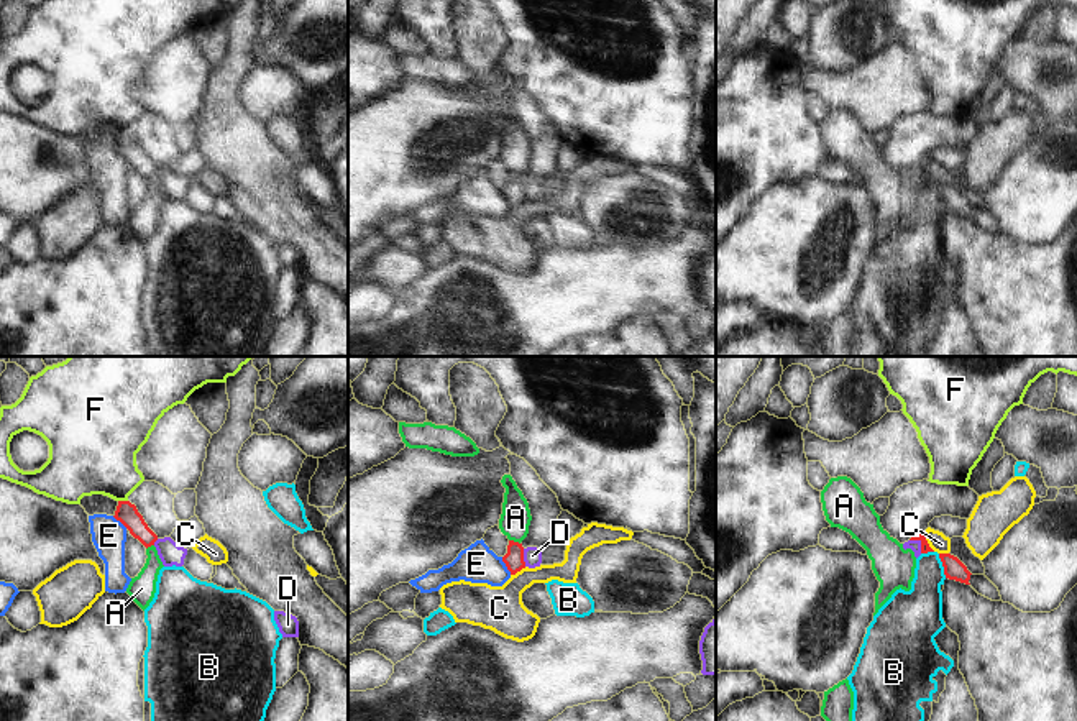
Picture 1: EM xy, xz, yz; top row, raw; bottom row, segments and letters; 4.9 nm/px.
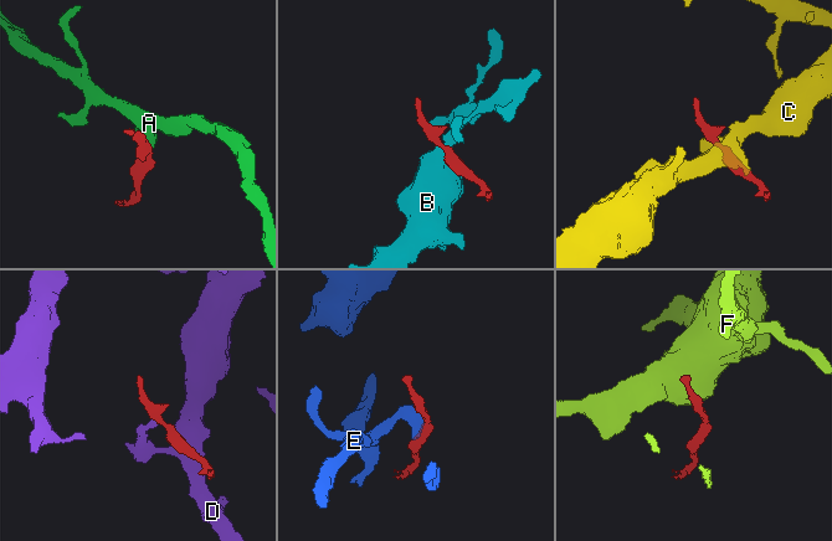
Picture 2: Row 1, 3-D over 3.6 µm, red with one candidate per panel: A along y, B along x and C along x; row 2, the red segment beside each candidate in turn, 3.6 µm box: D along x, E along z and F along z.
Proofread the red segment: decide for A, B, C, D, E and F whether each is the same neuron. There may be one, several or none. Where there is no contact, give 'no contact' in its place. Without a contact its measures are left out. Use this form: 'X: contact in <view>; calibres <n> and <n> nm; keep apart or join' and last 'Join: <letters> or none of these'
A: contact in xz; calibres 100 and 150 nm; keep apart
B: contact in yz; calibres 100 and 220 nm; keep apart
C: contact in yz; calibres 50 and 90 nm; keep apart
D: contact in yz; calibres 50 and 60 nm; keep apart
E: contact in xz; calibres 100 and 190 nm; keep apart
F: contact in xy; calibres 110 and 360 nm; keep apart
Join: none of these

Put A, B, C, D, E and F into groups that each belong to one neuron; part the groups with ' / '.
A / B / C / D / E / F

